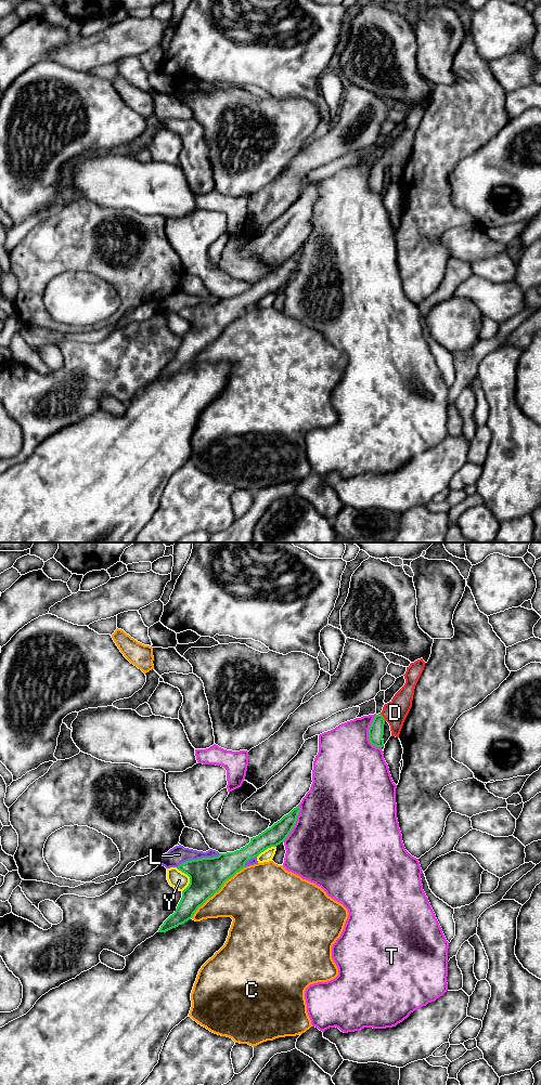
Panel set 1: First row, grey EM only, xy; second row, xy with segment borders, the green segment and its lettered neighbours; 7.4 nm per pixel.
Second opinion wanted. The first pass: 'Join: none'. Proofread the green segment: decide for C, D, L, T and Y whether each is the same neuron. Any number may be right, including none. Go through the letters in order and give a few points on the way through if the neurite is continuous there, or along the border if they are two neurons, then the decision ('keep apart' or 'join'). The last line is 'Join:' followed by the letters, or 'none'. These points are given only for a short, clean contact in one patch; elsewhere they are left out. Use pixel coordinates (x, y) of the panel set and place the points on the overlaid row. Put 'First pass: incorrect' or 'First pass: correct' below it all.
C: keep apart
D: way xy (376, 729), (377, 722), (383, 717), (395, 713); join
L: keep apart
T: keep apart
Y: keep apart
Join: D
First pass: incorrect

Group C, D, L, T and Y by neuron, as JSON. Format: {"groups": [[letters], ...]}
{"groups": [["C"], ["D"], ["L", "Y"], ["T"]]}

